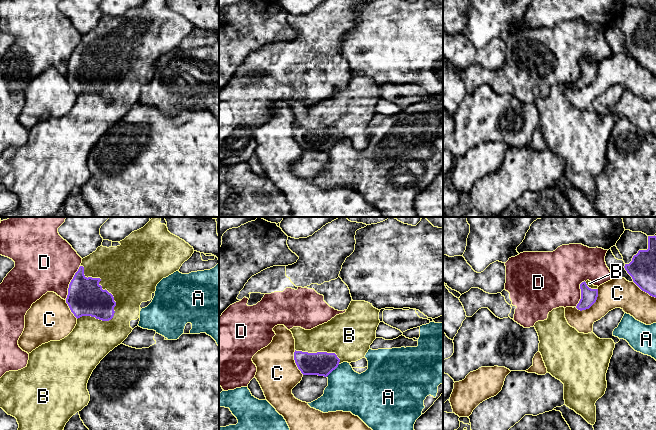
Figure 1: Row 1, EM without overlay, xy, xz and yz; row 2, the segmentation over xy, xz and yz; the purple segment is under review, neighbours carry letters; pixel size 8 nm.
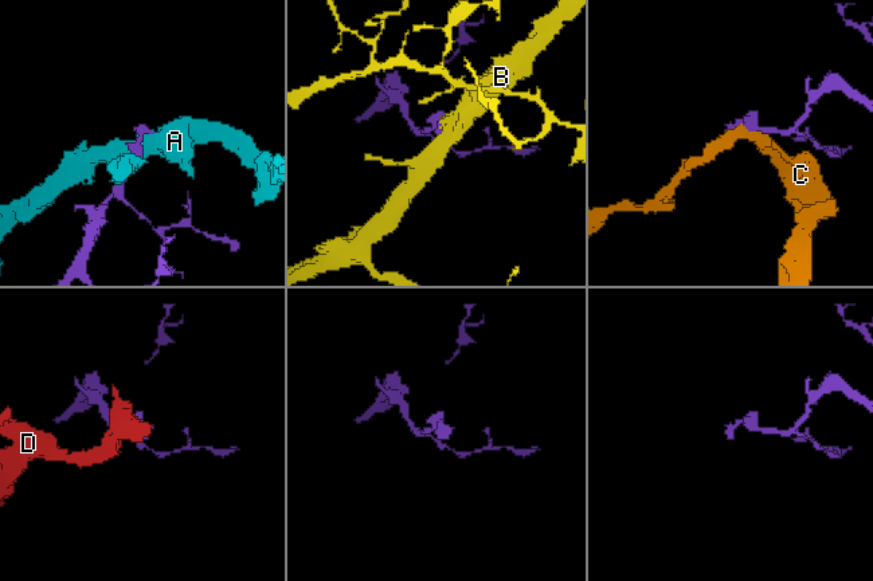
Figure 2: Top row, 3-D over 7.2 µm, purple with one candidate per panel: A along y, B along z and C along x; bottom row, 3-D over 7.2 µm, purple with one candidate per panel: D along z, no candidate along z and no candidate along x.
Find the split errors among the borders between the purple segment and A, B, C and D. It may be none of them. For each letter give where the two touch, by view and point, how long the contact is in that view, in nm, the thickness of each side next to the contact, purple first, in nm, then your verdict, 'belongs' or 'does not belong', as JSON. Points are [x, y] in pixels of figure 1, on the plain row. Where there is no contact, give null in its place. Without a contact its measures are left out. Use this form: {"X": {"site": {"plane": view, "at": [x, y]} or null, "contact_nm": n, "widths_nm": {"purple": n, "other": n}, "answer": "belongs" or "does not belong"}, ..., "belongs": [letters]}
{"A": {"site": {"plane": "xz", "at": [332, 146]}, "contact_nm": 150, "widths_nm": {"purple": 190, "other": 340}, "answer": "does not belong"}, "B": {"site": {"plane": "xy", "at": [101, 64]}, "contact_nm": 500, "widths_nm": {"purple": 300, "other": 440}, "answer": "belongs"}, "C": {"site": {"plane": "yz", "at": [591, 81]}, "contact_nm": 240, "widths_nm": {"purple": 130, "other": 240}, "answer": "does not belong"}, "D": {"site": {"plane": "xy", "at": [70, 59]}, "contact_nm": 300, "widths_nm": {"purple": 300, "other": 460}, "answer": "does not belong"}, "belongs": ["B"]}

